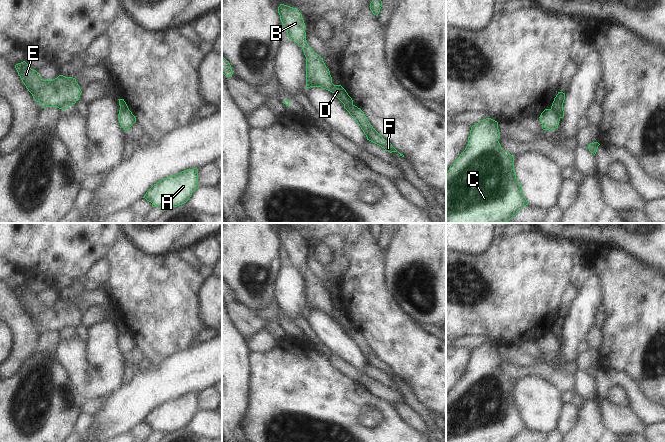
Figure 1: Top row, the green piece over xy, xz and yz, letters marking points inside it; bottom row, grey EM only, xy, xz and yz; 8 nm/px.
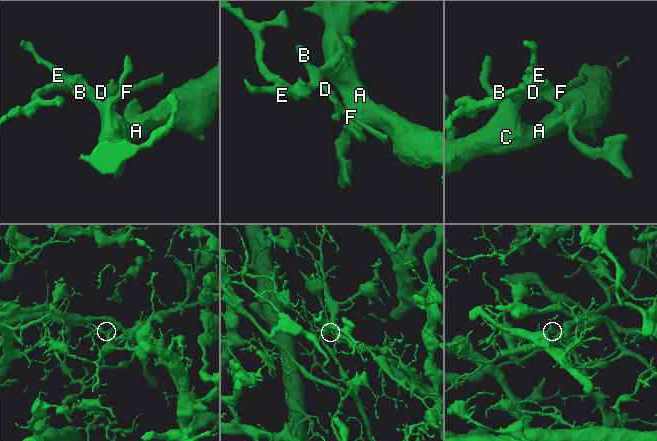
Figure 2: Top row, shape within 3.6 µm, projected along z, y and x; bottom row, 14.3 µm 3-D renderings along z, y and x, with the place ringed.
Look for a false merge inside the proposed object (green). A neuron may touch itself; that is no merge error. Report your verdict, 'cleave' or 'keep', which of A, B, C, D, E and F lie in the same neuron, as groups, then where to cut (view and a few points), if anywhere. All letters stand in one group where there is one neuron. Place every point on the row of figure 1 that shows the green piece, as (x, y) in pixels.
cleave; A B C D E / F; cut in yz along (551, 108), (559, 118)

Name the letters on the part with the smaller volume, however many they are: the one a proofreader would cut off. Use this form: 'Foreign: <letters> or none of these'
Foreign: F

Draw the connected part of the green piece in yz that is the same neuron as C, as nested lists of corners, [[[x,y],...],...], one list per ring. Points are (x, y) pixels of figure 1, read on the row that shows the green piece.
[[[491,118],[483,119],[471,127],[468,144],[465,150],[446,172],[446,223],[506,223],[524,206],[528,205],[522,192],[522,185],[516,178],[516,173],[514,171],[514,156],[502,149],[498,141],[499,137],[500,132],[498,129],[498,122]]]

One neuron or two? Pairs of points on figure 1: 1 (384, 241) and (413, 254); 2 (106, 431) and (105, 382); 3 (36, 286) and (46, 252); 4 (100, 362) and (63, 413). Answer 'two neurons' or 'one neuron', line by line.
1: two neurons
2: two neurons
3: two neurons
4: two neurons

